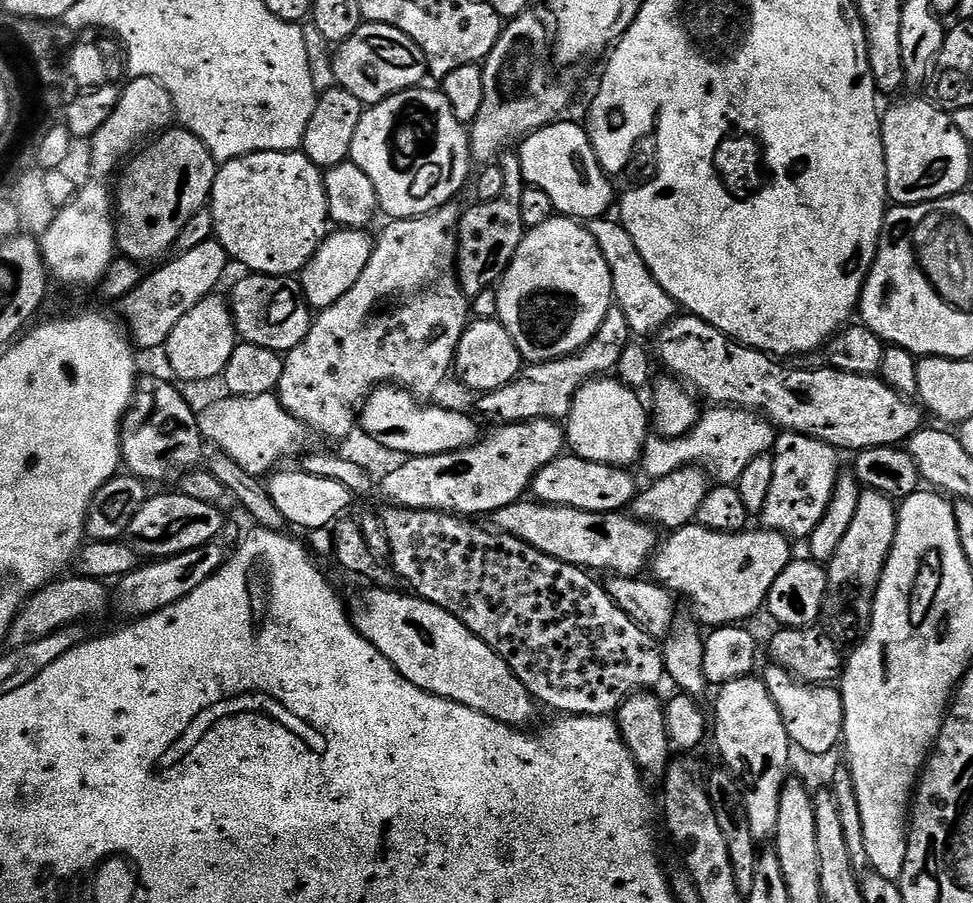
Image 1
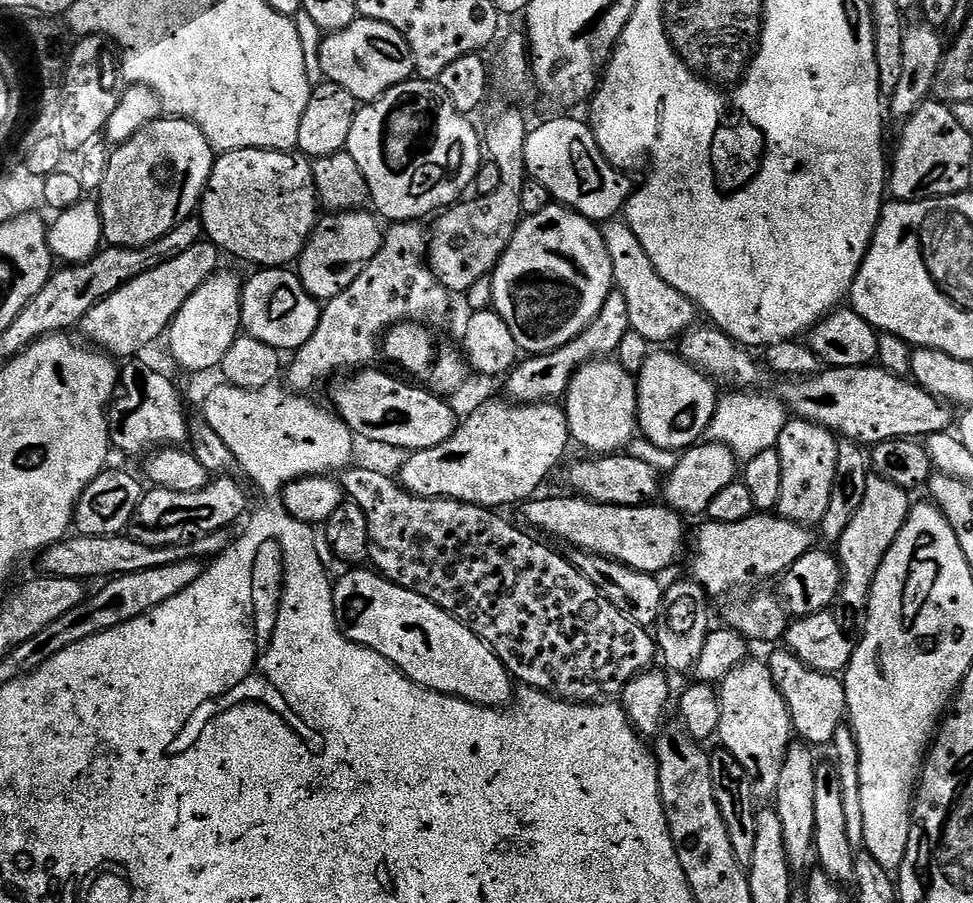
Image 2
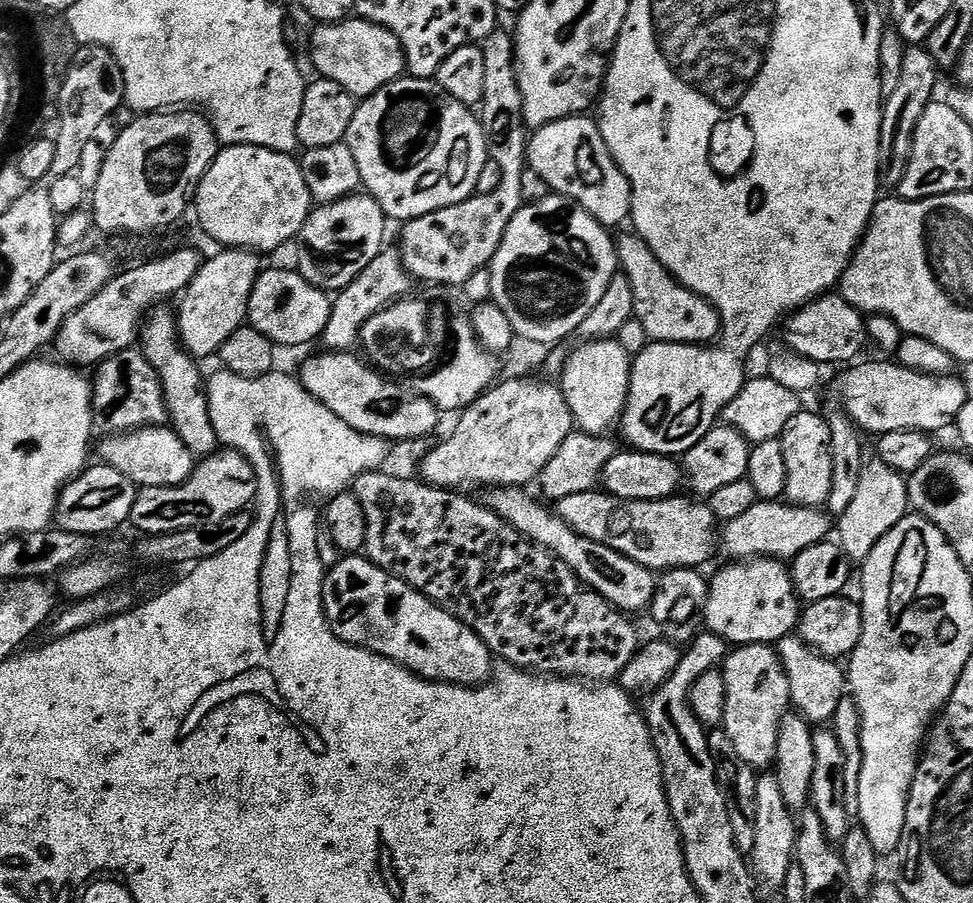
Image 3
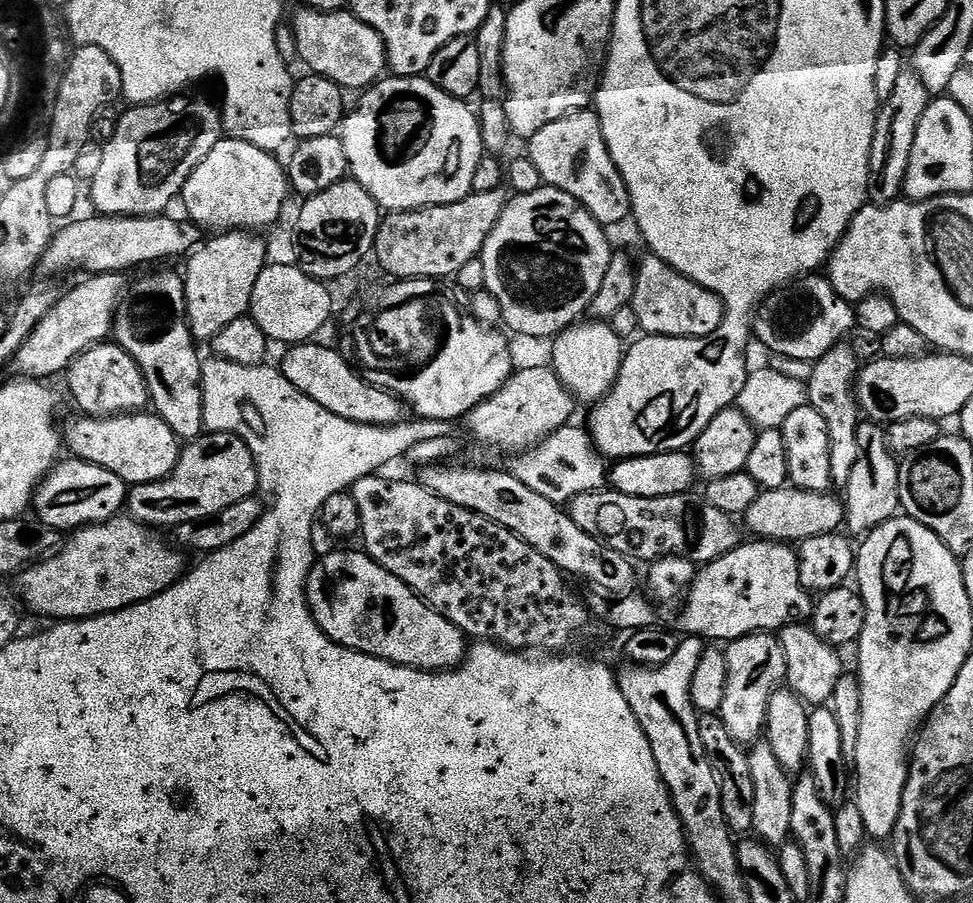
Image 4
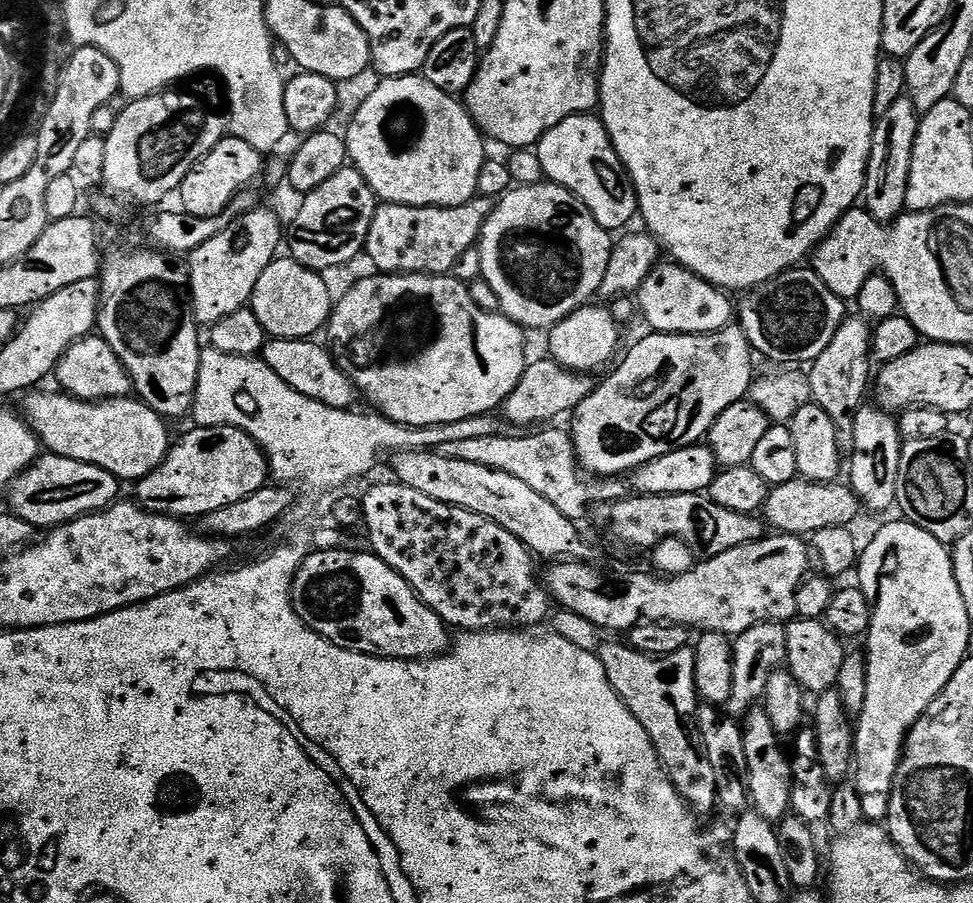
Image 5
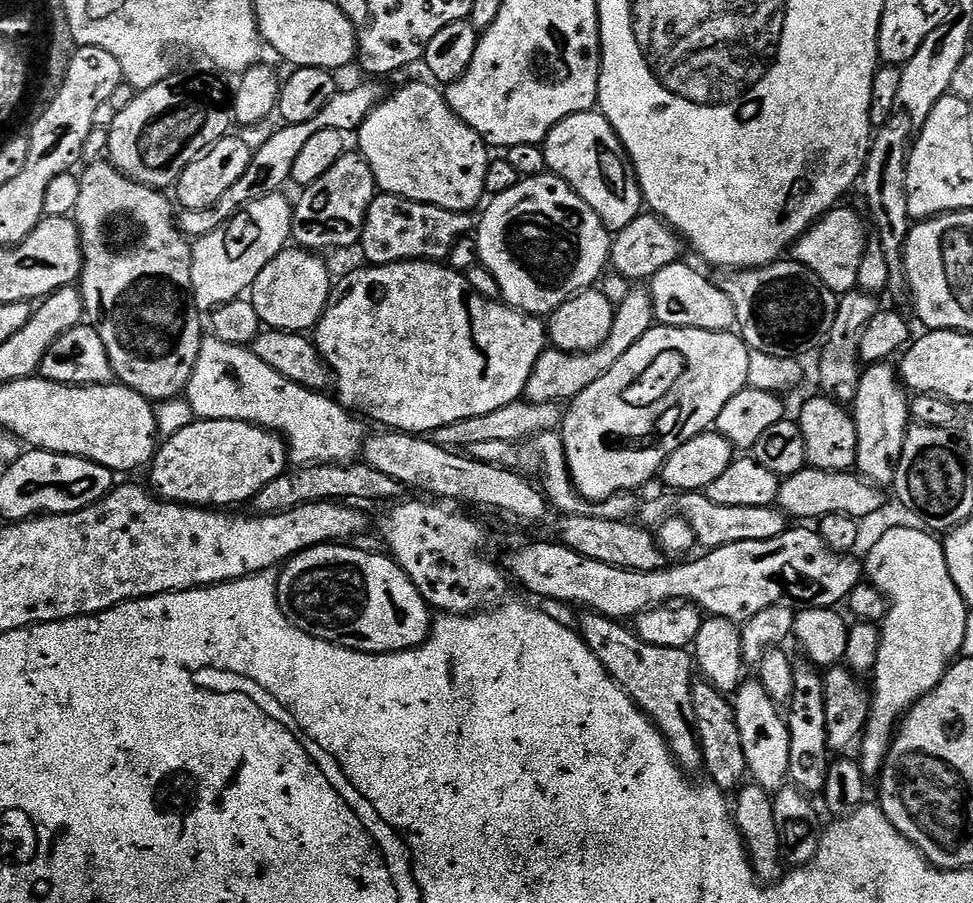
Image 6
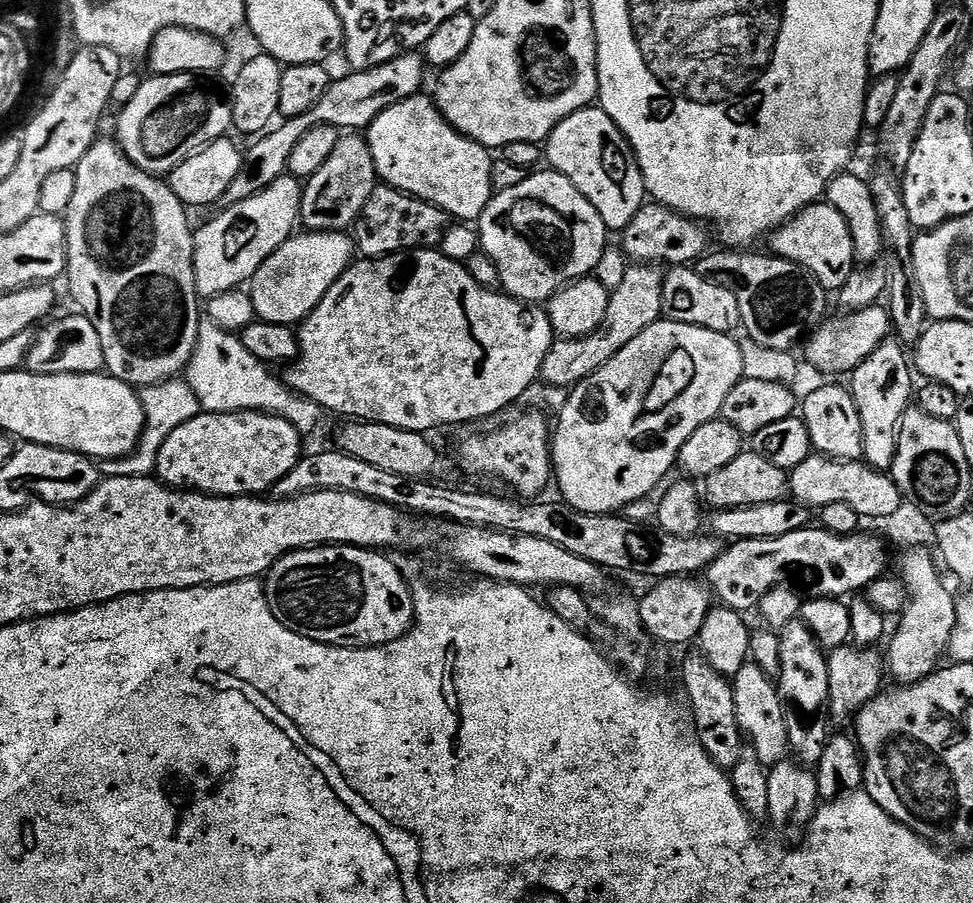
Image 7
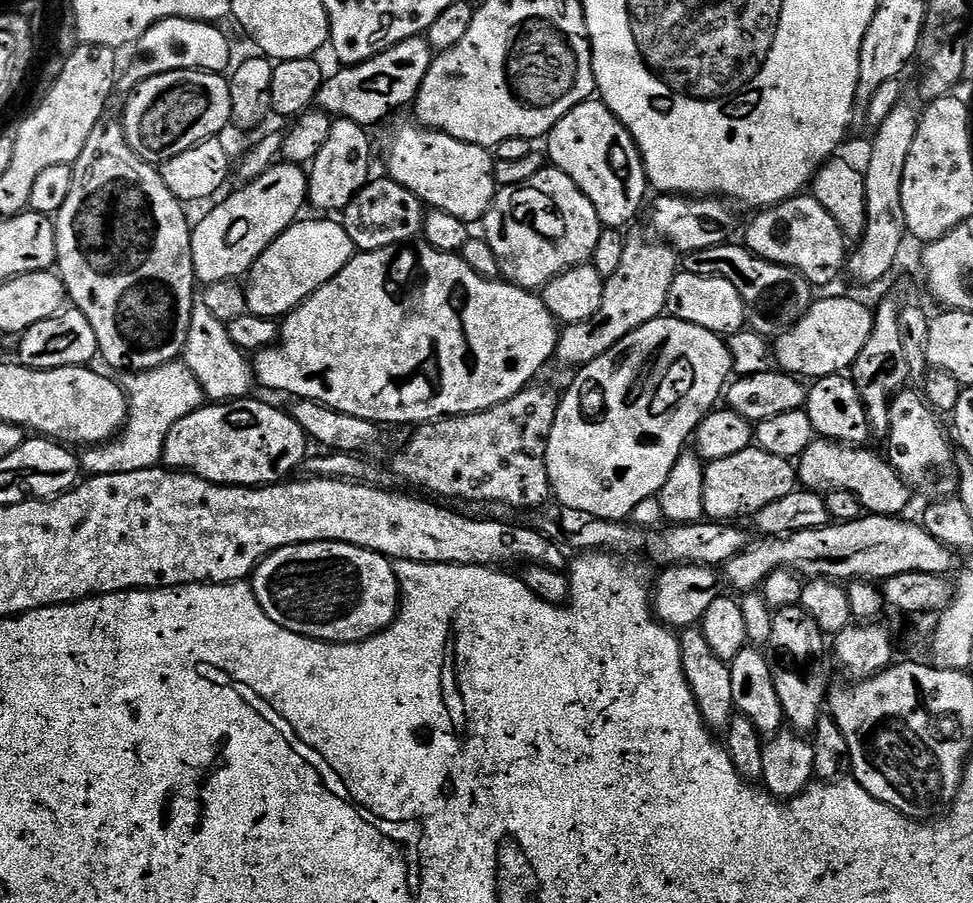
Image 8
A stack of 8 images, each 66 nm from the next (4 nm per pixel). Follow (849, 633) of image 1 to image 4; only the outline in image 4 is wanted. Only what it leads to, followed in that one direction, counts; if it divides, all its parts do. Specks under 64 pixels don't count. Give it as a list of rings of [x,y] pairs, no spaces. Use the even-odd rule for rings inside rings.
[[[875,422],[861,423],[858,430],[858,462],[854,462],[846,492],[846,528],[853,537],[863,537],[901,511],[900,460],[888,445],[887,431]]]

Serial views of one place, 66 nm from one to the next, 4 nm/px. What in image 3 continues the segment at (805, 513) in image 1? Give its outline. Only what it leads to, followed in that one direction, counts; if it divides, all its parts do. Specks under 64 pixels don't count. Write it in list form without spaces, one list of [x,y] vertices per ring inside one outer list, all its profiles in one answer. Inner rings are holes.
[[[801,410],[787,422],[779,441],[786,464],[784,496],[787,503],[823,509],[830,498],[830,477],[834,475],[834,462],[830,458],[830,426],[827,419],[816,412]]]

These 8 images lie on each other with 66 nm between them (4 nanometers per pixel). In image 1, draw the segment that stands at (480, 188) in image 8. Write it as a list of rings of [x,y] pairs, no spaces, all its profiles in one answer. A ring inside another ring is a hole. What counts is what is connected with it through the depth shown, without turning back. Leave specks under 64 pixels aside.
[[[417,86],[394,93],[371,105],[360,116],[358,130],[354,130],[351,163],[358,165],[362,174],[374,182],[380,199],[379,211],[392,220],[409,220],[411,216],[426,216],[445,204],[453,203],[468,180],[468,171],[474,167],[470,132],[450,110],[450,102],[443,91]]]

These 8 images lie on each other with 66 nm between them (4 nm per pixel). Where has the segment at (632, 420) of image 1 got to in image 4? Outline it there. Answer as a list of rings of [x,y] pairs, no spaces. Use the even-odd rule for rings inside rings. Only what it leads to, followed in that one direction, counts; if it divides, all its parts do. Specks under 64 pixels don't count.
[[[577,322],[553,339],[551,369],[577,401],[595,405],[608,395],[620,373],[626,351],[625,341],[614,334],[608,322]]]

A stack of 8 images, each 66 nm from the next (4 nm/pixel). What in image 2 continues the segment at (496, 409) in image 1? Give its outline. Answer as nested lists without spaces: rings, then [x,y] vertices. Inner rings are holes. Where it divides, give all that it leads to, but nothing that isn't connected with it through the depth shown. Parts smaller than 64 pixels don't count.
[[[614,290],[608,295],[606,302],[602,302],[594,322],[590,322],[590,326],[586,326],[586,330],[582,330],[582,334],[578,334],[570,342],[560,345],[560,348],[553,352],[525,355],[507,373],[507,399],[518,404],[547,404],[559,401],[567,393],[572,375],[587,360],[608,358],[615,354],[618,346],[622,346],[623,335],[627,334],[629,330],[630,318],[626,310],[626,298],[622,298],[619,290]]]

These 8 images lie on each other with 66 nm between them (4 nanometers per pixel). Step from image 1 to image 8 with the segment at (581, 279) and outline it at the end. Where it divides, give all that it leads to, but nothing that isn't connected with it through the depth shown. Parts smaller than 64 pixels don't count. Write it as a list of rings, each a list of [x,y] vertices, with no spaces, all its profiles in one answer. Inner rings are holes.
[[[546,166],[534,178],[527,182],[518,182],[518,186],[500,188],[492,207],[482,221],[483,239],[487,240],[490,250],[500,263],[500,276],[509,284],[529,290],[543,290],[556,276],[569,272],[579,264],[589,263],[594,254],[594,246],[598,246],[598,238],[602,225],[590,198],[582,194],[582,190],[569,178],[561,168]]]

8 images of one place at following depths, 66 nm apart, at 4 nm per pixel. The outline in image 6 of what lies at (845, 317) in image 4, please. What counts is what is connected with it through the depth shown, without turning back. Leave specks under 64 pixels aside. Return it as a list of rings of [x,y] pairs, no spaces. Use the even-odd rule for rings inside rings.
[[[781,258],[765,268],[720,270],[714,282],[734,302],[738,335],[751,351],[778,358],[799,357],[812,343],[823,345],[834,326],[837,293],[830,291],[804,264]]]

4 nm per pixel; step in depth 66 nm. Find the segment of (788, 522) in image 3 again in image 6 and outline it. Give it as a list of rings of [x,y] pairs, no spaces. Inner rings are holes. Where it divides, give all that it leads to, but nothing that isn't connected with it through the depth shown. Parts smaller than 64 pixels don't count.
[[[806,466],[802,470],[798,470],[798,474],[790,474],[783,477],[780,482],[780,498],[778,507],[781,512],[789,517],[795,518],[800,522],[818,522],[826,514],[842,514],[850,516],[853,520],[863,521],[863,516],[872,516],[875,512],[880,512],[884,508],[884,496],[877,485],[861,478],[855,471],[831,472],[830,470],[818,470],[817,468]]]

